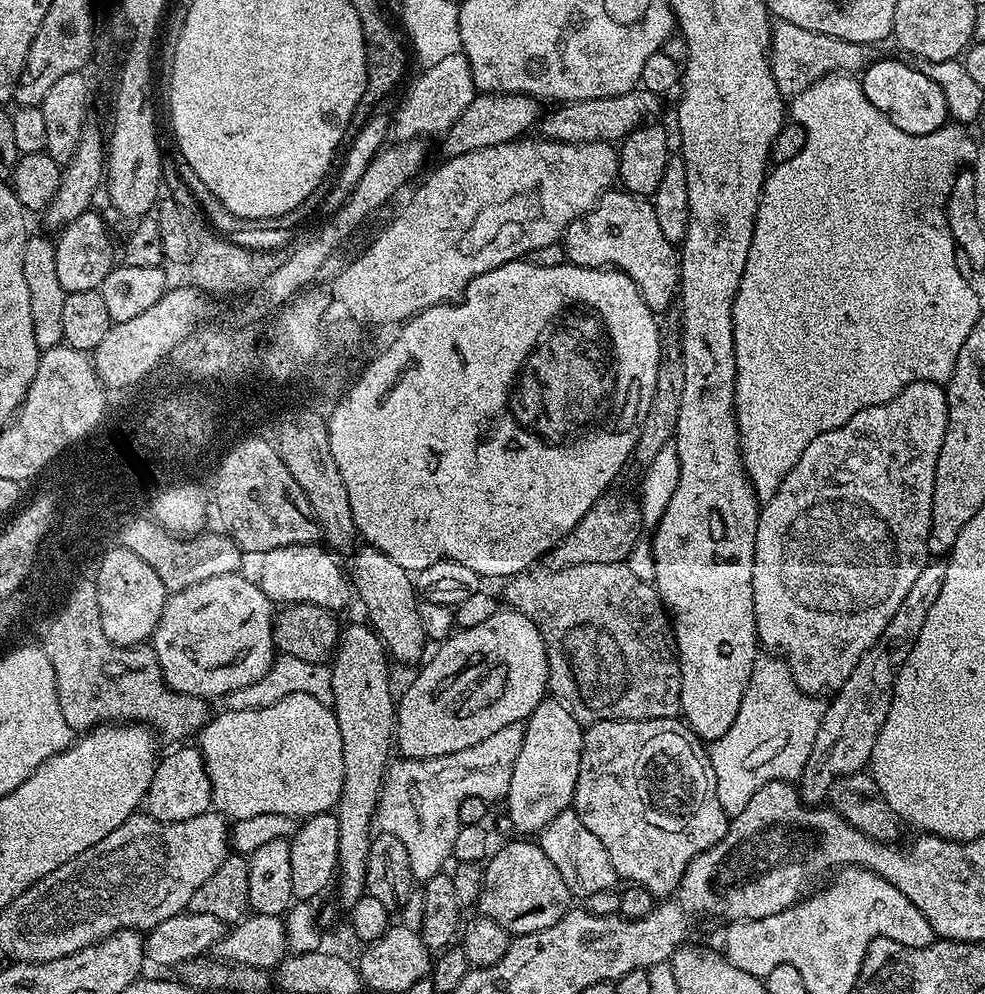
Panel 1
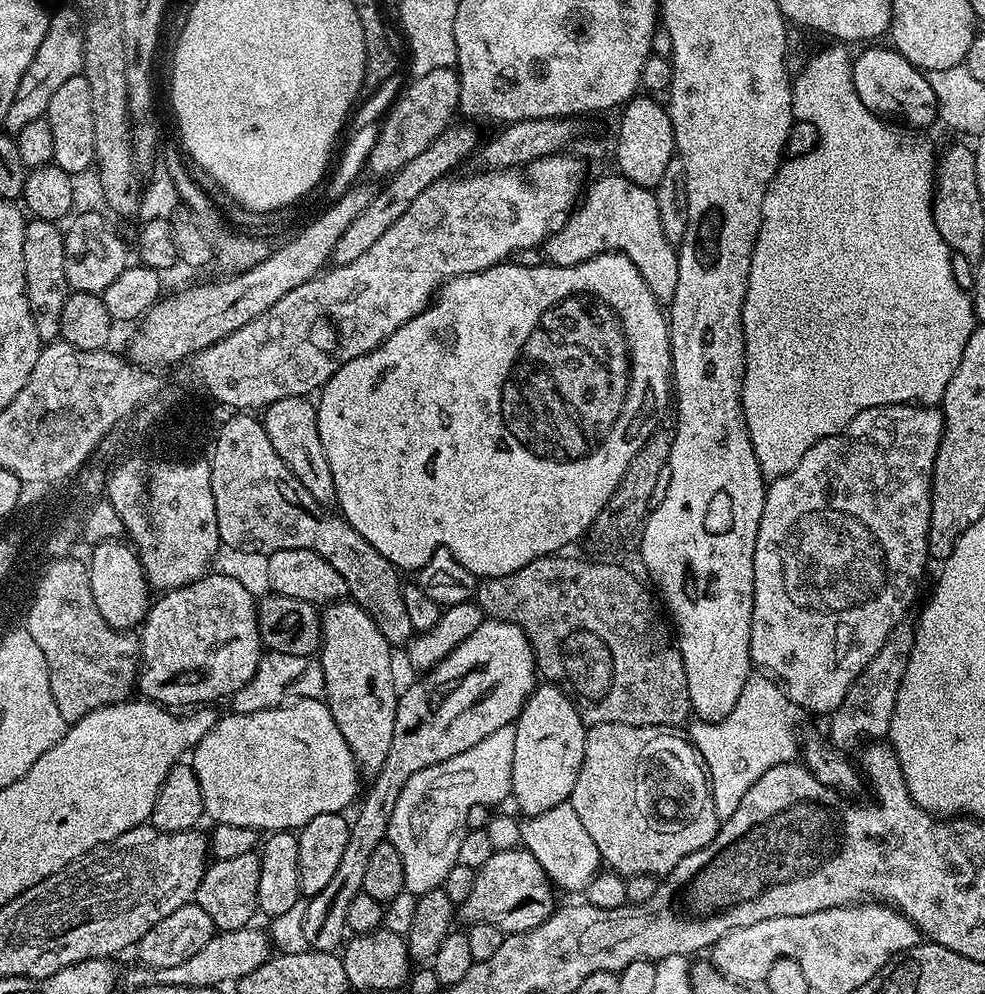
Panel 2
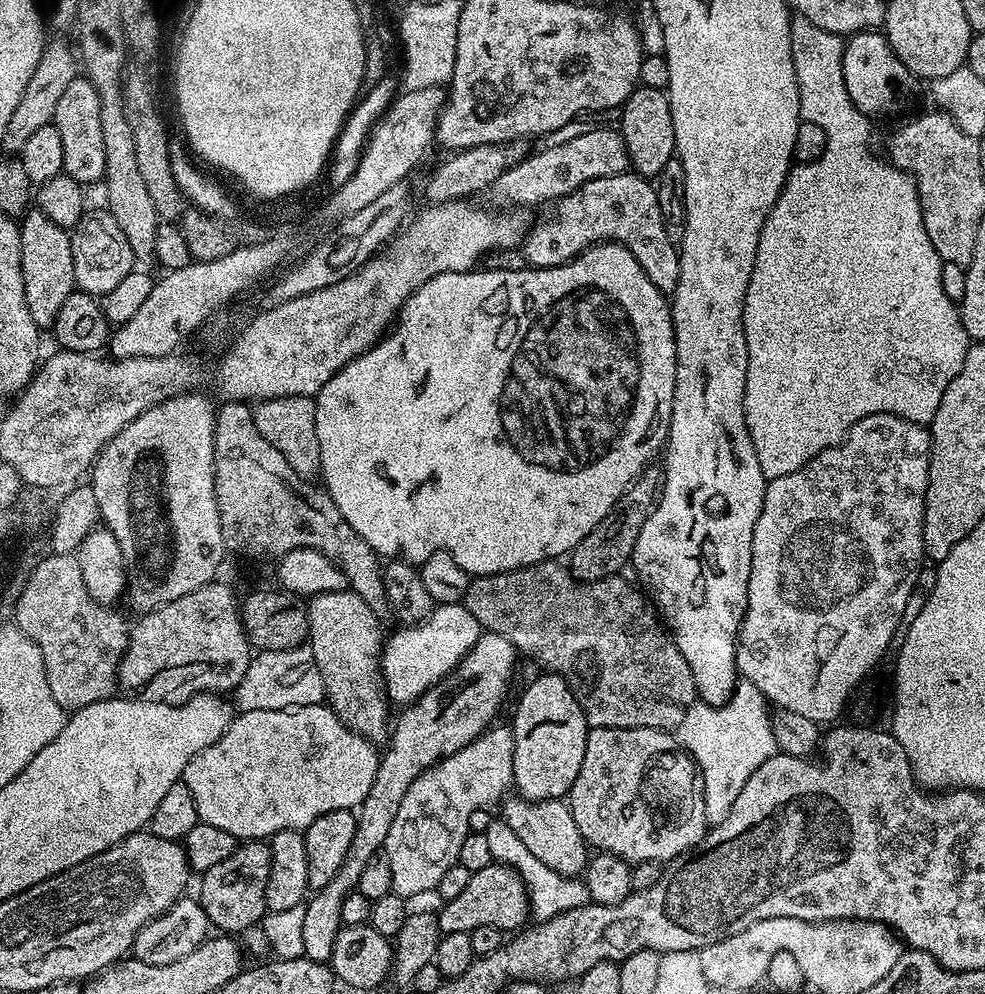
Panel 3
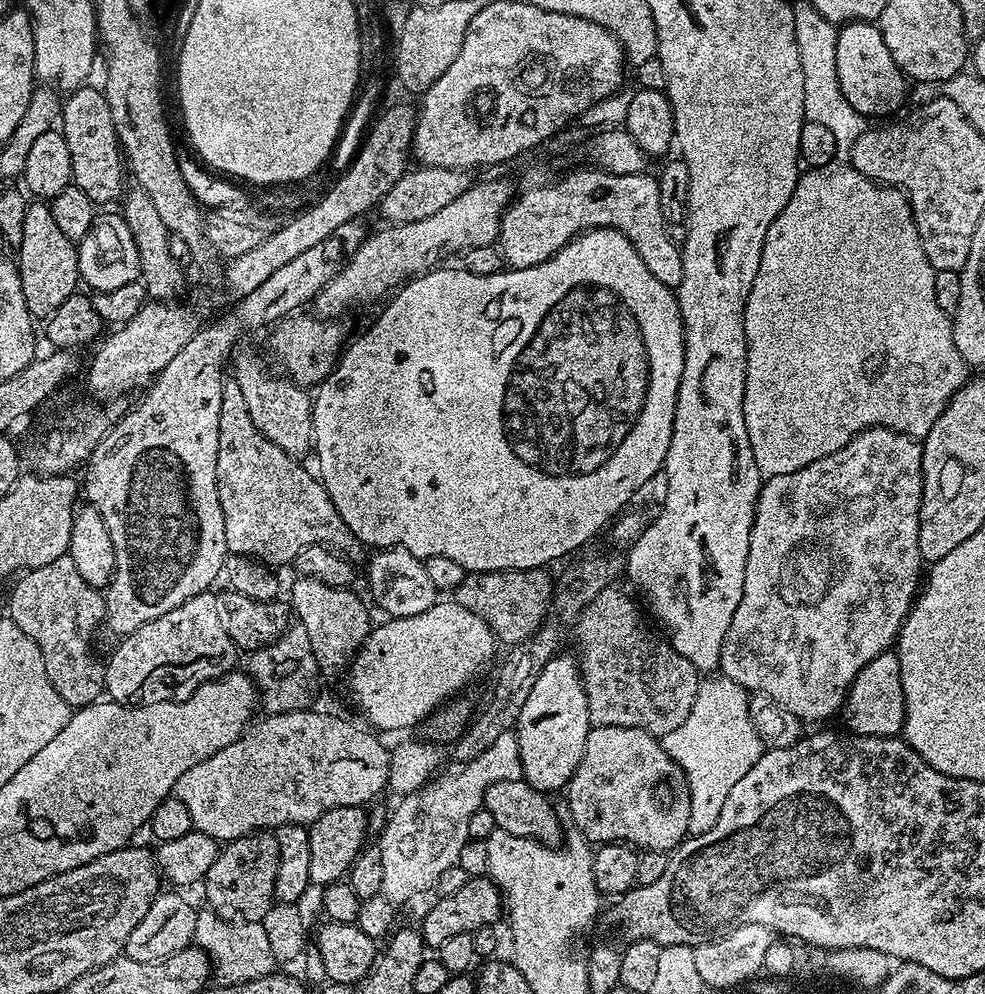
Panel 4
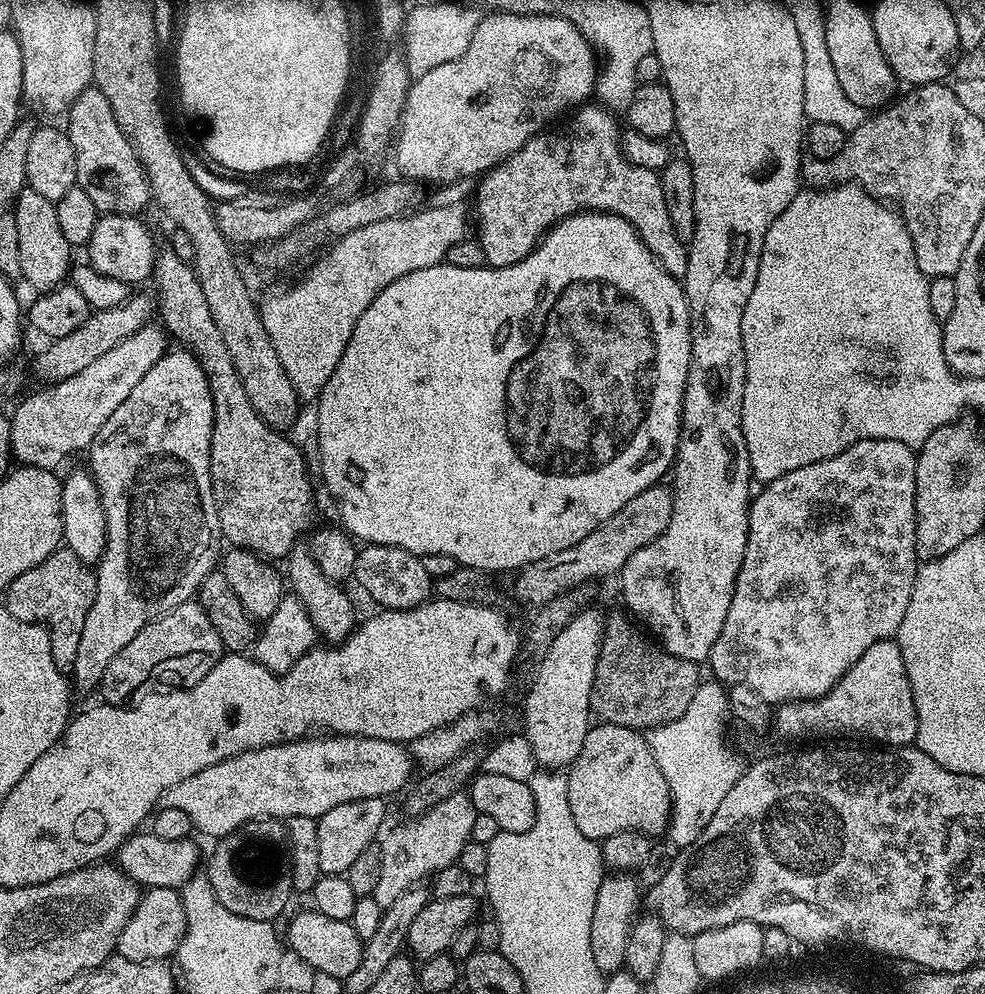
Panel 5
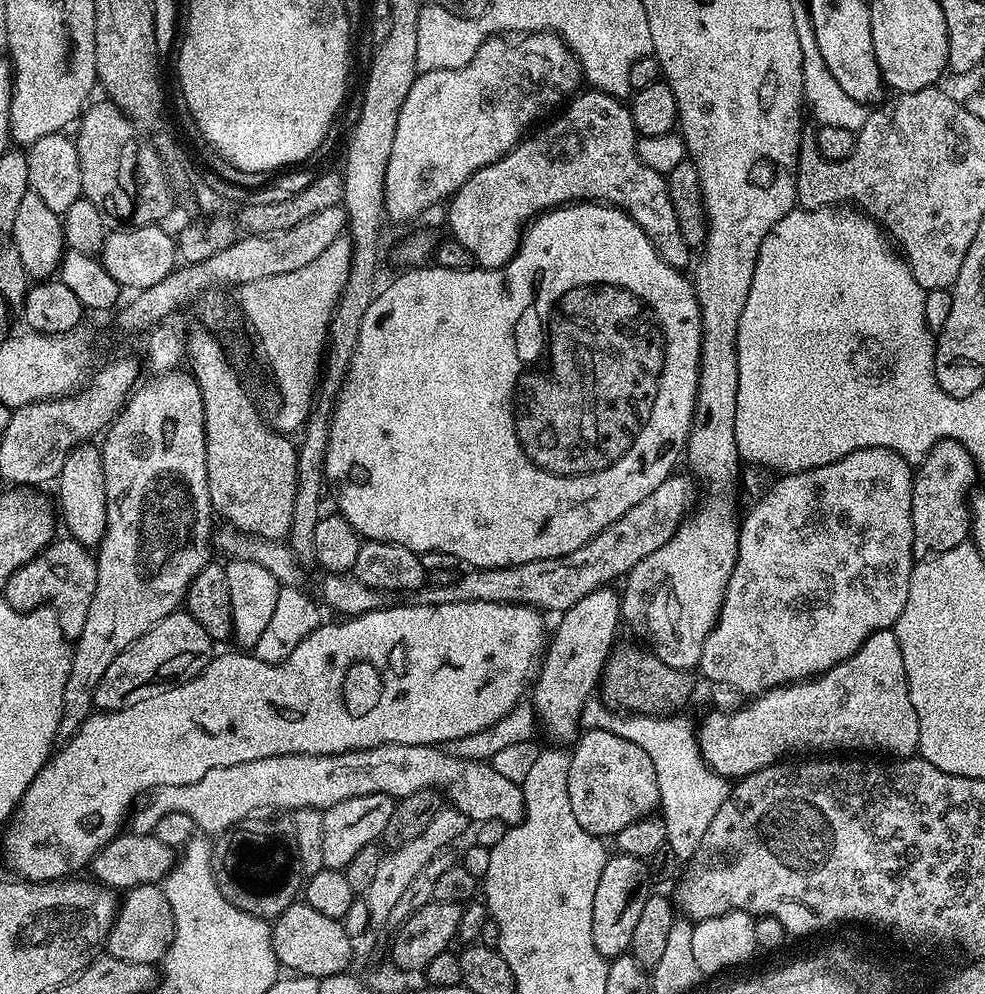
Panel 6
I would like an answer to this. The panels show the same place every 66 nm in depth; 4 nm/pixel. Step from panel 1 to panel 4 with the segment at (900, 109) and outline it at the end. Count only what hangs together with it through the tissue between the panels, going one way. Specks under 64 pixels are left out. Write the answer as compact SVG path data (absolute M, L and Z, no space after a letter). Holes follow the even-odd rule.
M853 20L843 25L836 34L834 62L838 70L838 86L842 86L842 94L846 98L846 102L850 102L850 106L854 106L854 110L858 110L860 116L888 118L896 114L891 114L891 112L896 112L903 106L904 99L908 96L910 81L898 66L898 62L894 62L890 49L886 47L886 38L882 38L879 27L875 23L866 20Z

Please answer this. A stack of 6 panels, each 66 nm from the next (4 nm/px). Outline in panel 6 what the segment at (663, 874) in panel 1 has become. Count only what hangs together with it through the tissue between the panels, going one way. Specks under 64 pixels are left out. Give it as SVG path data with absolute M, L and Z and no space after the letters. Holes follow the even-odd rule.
M594 728L585 731L574 747L569 768L571 809L579 826L591 836L615 837L618 830L657 811L658 778L654 774L654 762L650 762L650 754L642 746L634 746L634 742L605 728Z

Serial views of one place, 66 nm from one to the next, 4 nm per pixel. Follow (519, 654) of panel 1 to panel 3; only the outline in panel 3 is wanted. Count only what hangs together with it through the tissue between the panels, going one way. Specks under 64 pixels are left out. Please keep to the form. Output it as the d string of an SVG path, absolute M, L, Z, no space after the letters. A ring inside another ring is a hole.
M485 631L468 651L466 658L462 658L462 662L445 680L439 680L413 704L407 705L397 720L395 717L387 741L388 749L383 749L380 757L374 786L370 786L370 794L366 794L356 812L356 830L346 859L330 882L317 889L304 906L302 939L304 955L309 960L327 963L331 959L333 944L343 925L342 902L359 887L362 871L383 849L386 835L390 834L390 826L394 826L400 800L408 787L432 765L473 744L483 732L493 727L495 720L492 719L499 714L508 696L516 659L517 650L506 637Z

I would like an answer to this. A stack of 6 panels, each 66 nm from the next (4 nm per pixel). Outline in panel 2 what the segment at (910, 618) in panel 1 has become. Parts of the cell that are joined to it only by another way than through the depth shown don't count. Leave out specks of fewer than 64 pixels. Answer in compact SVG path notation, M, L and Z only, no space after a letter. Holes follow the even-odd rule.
M901 622L890 630L886 642L882 642L882 650L870 658L870 662L858 674L858 678L846 690L846 698L842 698L842 706L838 706L830 714L832 720L828 728L832 731L830 740L837 749L849 750L859 740L880 742L890 730L890 722L894 714L894 702L898 698L898 686L904 677L906 666L910 662L910 654L914 650L916 629L908 622Z

